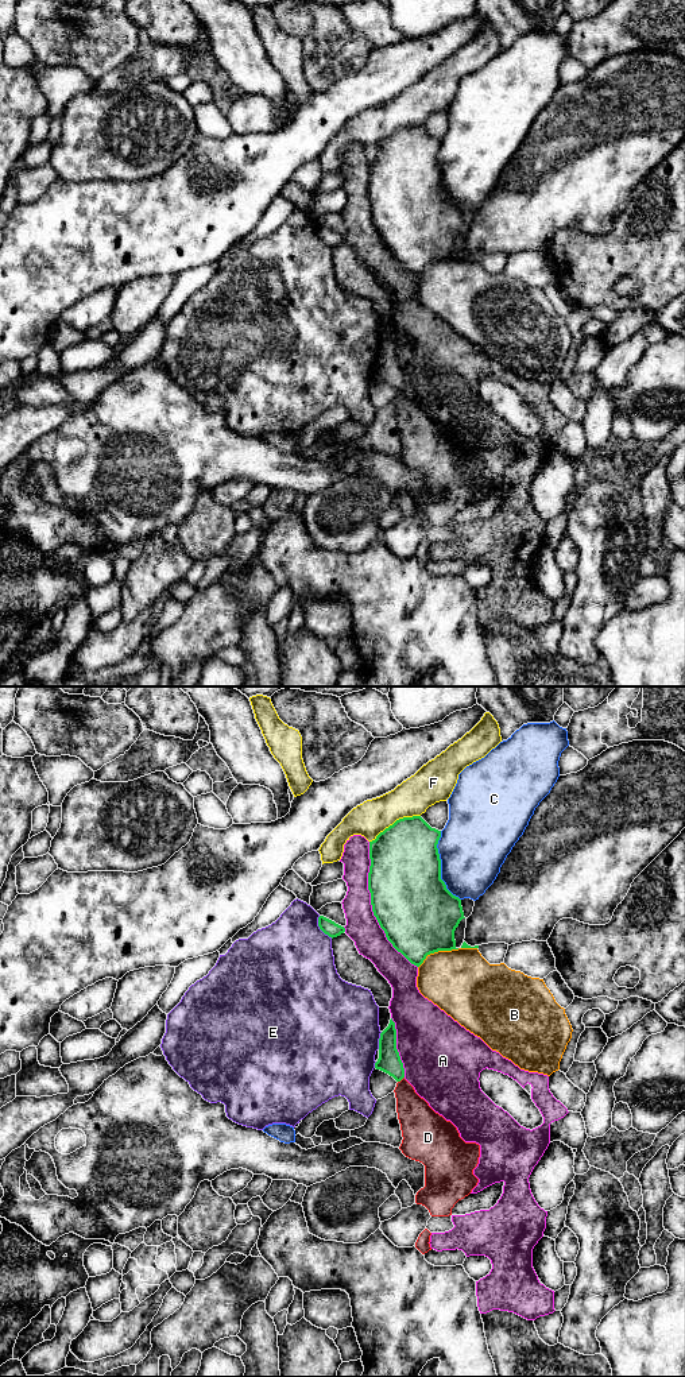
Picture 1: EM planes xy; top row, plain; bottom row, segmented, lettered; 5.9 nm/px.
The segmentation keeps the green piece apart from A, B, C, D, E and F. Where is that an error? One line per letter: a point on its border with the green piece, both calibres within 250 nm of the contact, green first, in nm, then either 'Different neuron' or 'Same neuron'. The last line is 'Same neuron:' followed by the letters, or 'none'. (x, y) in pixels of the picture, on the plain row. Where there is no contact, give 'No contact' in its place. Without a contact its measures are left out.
A: Touches green at xy (372, 216). Thickness 460 nm (green) against 190 nm. Different neuron
B: Touches green at xy (437, 260). Thickness 460 nm (green) against 400 nm. Different neuron
C: Touches green at xy (440, 176). Thickness 440 nm (green) against 400 nm. Different neuron
D: Touches green at xy (401, 389). Thickness 140 nm (green) against 200 nm. Different neuron
E: Touches green at xy (320, 238). Thickness 90 nm (green) against 480 nm. Different neuron
F: Touches green at xy (395, 131). Thickness 420 nm (green) against 220 nm. Different neuron
Same neuron: none

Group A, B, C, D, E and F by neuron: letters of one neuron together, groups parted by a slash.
A / B / C / D / E / F

